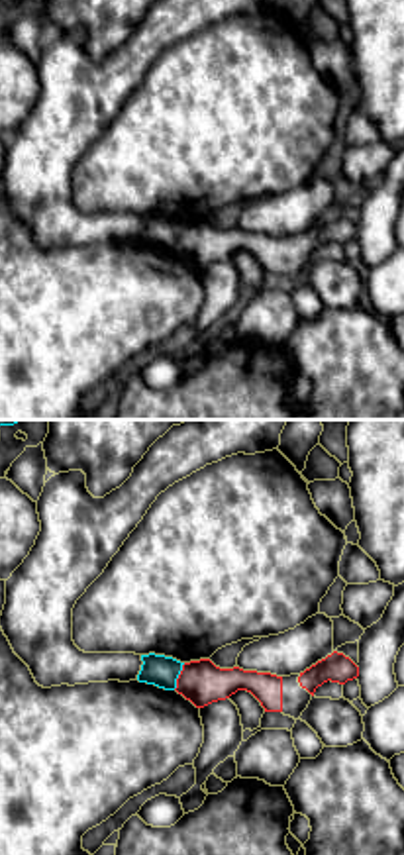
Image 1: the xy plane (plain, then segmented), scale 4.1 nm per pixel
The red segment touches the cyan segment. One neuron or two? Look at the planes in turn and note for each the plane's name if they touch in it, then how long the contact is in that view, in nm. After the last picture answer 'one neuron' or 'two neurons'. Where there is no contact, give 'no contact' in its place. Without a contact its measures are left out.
meets red in xy; contact 120 nm long

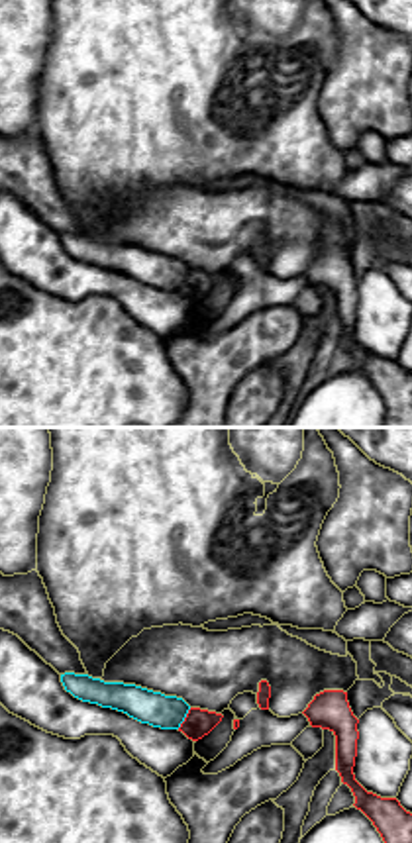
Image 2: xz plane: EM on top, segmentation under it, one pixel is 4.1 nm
meets red in xz; contact 110 nm long

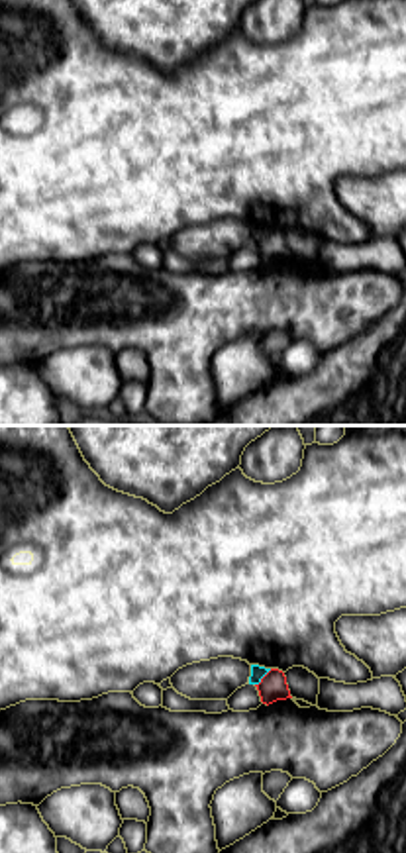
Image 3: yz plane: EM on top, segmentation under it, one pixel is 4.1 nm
meets red in yz; contact 100 nm long

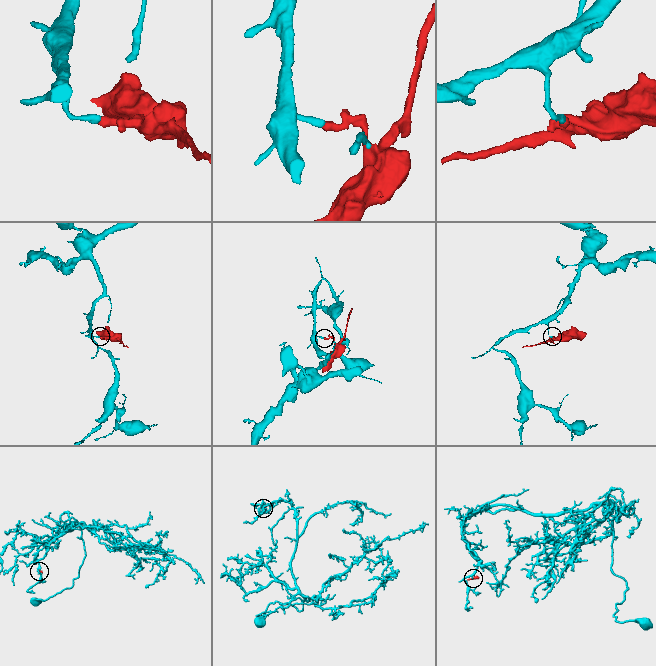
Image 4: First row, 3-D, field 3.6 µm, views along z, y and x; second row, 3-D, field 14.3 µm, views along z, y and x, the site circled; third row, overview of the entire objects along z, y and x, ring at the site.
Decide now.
two neurons

